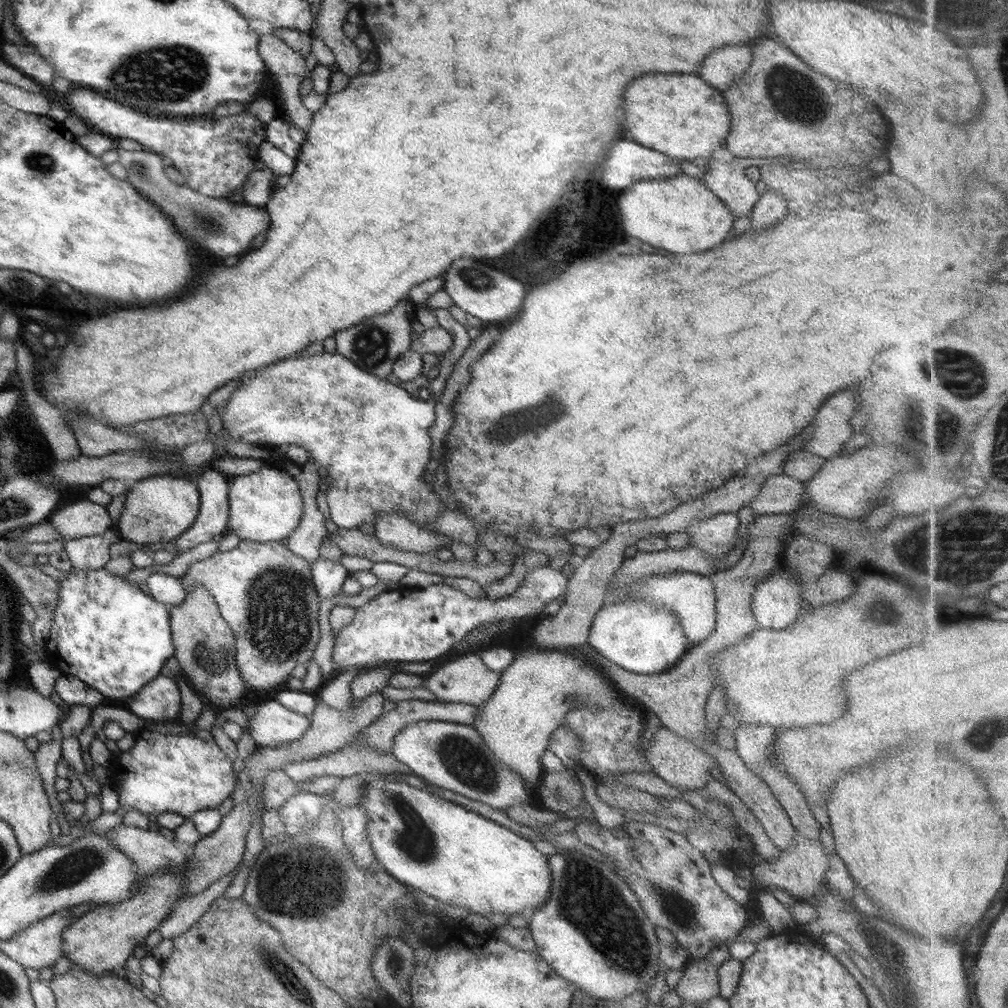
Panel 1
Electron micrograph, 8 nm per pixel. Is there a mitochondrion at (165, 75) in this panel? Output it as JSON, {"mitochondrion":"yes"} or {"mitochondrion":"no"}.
{"mitochondrion":"yes"}

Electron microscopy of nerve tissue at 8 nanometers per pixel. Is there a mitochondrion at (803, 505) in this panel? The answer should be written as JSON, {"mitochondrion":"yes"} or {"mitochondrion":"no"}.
{"mitochondrion":"no"}

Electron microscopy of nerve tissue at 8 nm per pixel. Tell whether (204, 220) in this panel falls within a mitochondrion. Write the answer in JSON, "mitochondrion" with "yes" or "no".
{"mitochondrion":"yes"}

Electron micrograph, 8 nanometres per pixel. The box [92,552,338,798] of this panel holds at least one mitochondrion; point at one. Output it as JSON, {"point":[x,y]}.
{"point":[279,623]}

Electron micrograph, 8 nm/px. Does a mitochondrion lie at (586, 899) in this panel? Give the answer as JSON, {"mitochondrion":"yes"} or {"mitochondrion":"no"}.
{"mitochondrion":"yes"}

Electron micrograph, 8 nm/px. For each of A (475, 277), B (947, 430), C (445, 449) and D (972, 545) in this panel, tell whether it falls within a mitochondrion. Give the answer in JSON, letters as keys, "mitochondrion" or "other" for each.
{"A":"mitochondrion","B":"mitochondrion","C":"other","D":"mitochondrion"}

